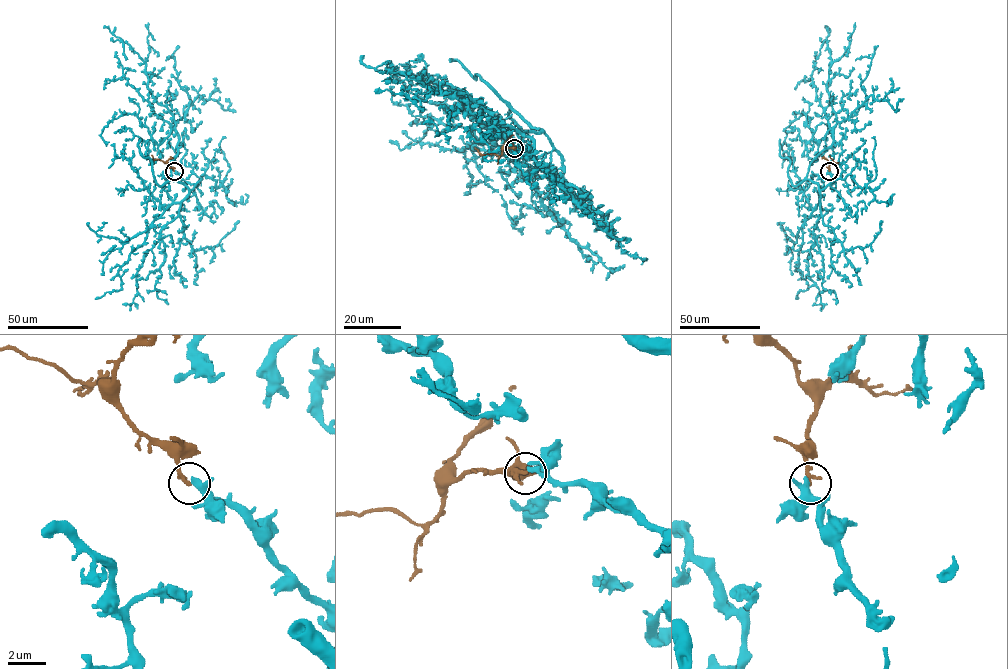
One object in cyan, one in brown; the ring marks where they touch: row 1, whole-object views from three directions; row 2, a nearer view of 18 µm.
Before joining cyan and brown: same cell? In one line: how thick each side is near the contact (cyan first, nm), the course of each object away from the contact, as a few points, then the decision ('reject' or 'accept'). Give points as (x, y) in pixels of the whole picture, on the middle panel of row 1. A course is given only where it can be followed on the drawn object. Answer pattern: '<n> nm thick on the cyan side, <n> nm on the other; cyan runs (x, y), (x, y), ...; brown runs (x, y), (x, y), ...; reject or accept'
260 nm thick on the cyan side, 240 nm on the other; cyan runs (515, 148), (539, 156), (553, 144), (511, 107), (516, 161), (469, 143), (460, 152), (389, 140); brown runs (514, 148), (506, 148), (500, 155), (481, 154), (475, 148); reject

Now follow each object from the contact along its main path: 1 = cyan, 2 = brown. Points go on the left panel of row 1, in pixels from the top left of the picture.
1: (174, 171), (195, 185), (190, 189), (172, 178), (178, 142), (174, 115), (148, 88), (145, 63), (103, 26)
2: (174, 171), (167, 162), (155, 159), (151, 155)

